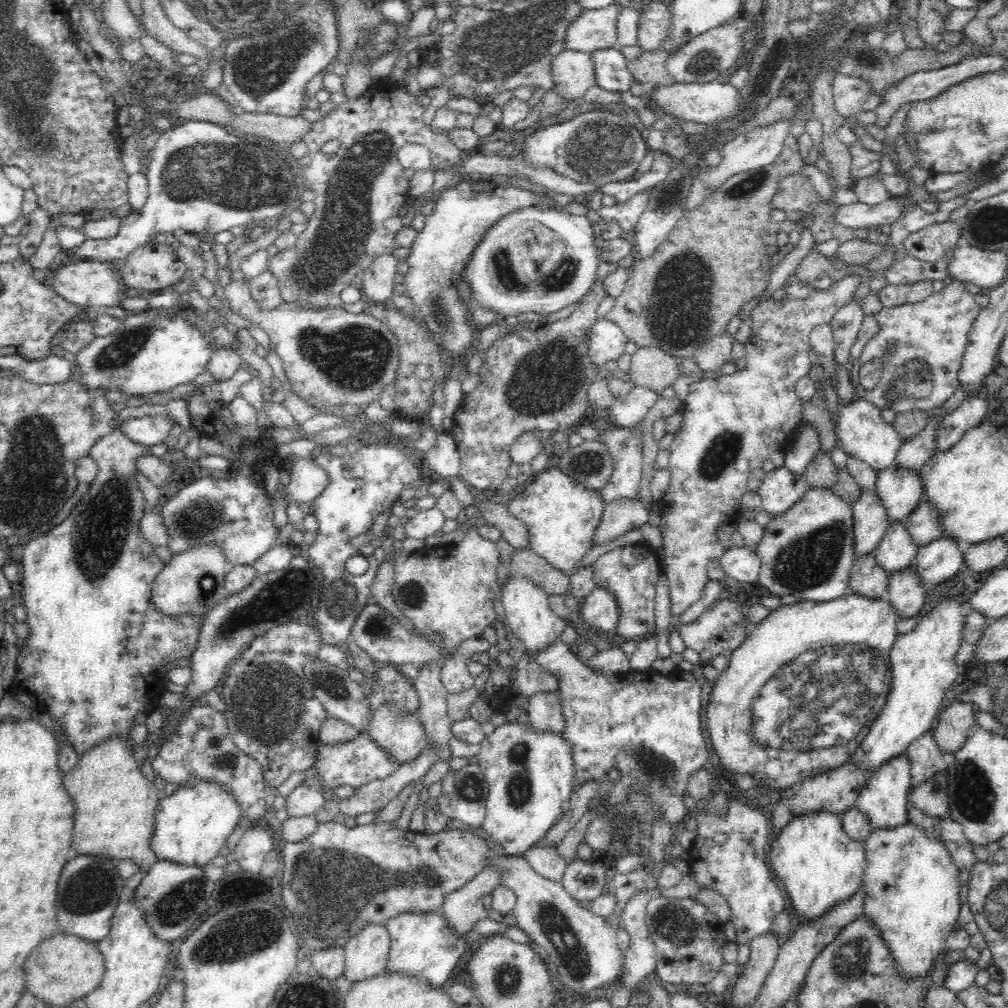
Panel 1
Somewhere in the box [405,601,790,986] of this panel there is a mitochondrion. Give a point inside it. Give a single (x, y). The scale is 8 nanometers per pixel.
(555, 924)

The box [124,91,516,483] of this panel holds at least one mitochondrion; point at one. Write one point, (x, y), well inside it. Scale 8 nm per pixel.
(318, 271)

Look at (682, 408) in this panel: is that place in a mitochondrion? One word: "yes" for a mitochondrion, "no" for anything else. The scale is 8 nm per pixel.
no

